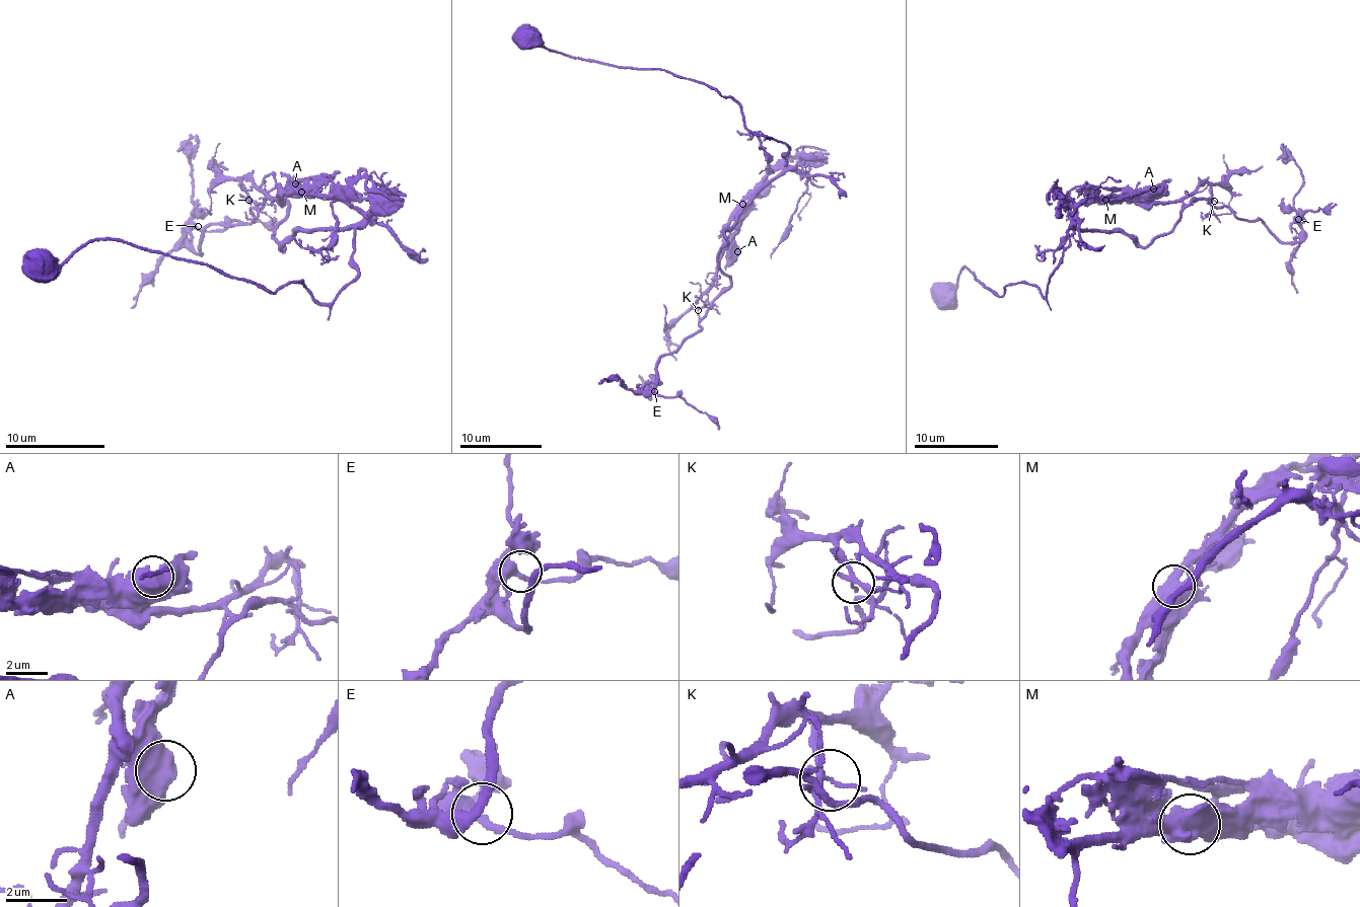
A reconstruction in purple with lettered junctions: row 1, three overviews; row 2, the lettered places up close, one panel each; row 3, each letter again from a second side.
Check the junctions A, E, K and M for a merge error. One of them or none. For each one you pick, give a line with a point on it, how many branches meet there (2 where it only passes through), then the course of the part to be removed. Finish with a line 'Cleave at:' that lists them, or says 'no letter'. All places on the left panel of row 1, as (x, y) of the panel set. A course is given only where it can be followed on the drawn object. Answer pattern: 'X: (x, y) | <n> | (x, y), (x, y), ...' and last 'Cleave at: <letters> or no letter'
M: (301, 192) | 2 | (302, 191), (319, 189), (330, 177), (344, 186), (357, 178), (366, 178), (388, 198), (402, 200)
Cleave at: M

